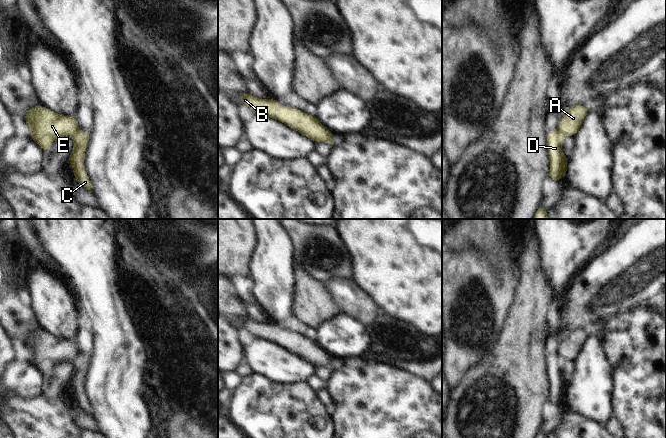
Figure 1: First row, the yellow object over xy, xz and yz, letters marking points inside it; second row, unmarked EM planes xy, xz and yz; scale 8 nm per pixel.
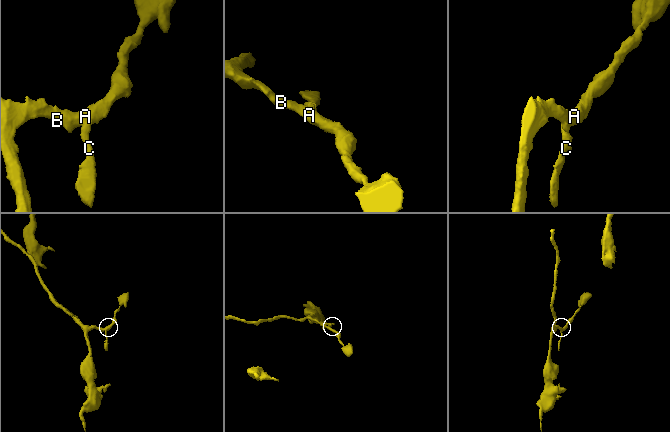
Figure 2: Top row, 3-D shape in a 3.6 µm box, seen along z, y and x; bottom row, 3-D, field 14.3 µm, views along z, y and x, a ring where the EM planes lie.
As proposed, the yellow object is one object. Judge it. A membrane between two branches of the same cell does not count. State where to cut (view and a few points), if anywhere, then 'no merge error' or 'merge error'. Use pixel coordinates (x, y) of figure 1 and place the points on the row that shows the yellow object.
cut yz (557, 128), (565, 135); merge error

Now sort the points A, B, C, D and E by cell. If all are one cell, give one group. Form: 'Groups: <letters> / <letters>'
Groups: A B E / C D

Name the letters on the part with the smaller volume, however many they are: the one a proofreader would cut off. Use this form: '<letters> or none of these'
C, D

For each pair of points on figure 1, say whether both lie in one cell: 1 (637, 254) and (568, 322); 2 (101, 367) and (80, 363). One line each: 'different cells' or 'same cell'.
1: same cell
2: different cells

